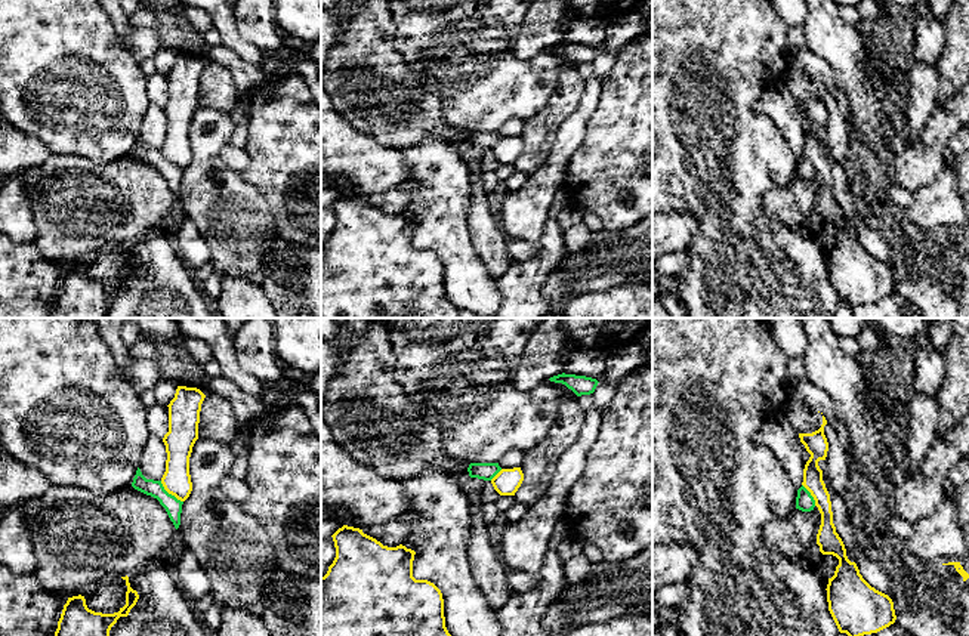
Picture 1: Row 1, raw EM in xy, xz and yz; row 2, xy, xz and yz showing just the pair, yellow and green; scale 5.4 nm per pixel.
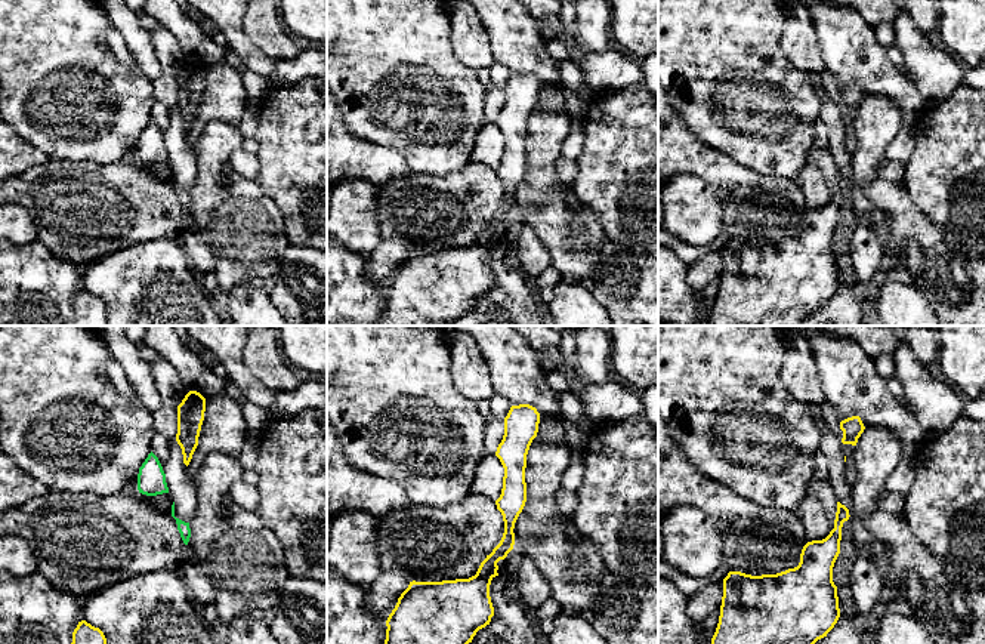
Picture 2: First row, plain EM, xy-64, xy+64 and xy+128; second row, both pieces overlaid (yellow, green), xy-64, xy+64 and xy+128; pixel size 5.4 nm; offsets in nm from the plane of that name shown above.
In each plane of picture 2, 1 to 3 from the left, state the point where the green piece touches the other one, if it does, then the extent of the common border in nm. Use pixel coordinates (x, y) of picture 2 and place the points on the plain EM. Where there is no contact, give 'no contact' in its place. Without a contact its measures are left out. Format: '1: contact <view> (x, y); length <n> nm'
1: no contact
2: no contact
3: no contact

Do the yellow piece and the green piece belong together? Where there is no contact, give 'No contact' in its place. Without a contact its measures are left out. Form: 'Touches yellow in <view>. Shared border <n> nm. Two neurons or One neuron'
Touches yellow in xy. Shared border 170 nm. Two neurons

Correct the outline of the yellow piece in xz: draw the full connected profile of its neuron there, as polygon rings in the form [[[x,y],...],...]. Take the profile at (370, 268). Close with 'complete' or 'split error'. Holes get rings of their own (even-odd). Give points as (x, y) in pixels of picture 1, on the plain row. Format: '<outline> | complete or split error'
[[[343,194],[333,204],[336,226],[321,246],[321,318],[459,318],[445,296],[441,259],[413,246],[416,220],[399,213],[383,214],[359,197]]] | complete

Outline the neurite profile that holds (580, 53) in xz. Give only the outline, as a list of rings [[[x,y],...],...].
[[[558,43],[549,47],[555,52],[562,52],[568,58],[571,58],[577,65],[590,64],[595,61],[598,55],[598,49],[586,44],[575,44],[575,43]]]

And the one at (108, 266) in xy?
[[[114,247],[84,265],[86,274],[95,281],[114,283],[126,274],[126,260],[126,248]]]

